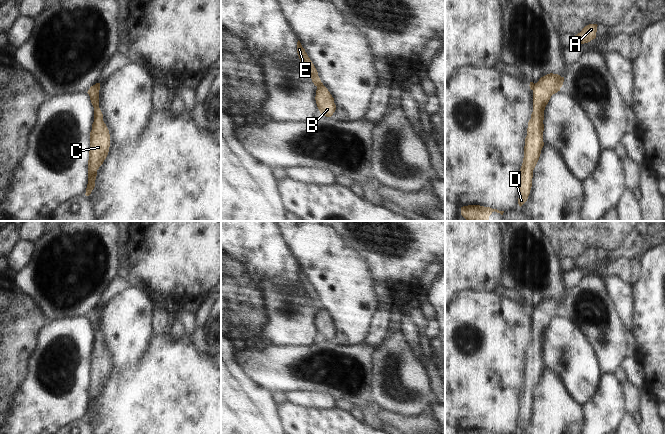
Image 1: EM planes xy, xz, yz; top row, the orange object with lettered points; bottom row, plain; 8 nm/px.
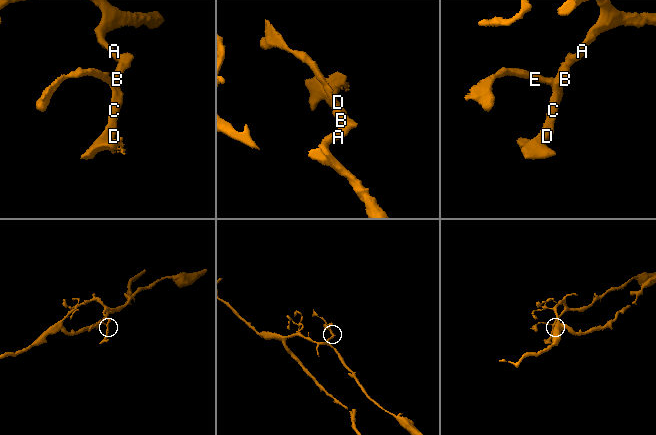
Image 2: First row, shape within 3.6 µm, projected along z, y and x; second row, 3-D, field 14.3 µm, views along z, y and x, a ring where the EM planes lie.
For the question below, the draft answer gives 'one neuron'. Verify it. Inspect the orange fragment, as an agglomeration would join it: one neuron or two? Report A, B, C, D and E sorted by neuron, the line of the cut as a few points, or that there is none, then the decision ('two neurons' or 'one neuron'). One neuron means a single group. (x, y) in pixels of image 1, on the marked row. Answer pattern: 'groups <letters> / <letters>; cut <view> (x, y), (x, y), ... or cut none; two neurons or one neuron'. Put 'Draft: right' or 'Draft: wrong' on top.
Draft: wrong
groups A B C D / E; cut xz (322, 84), (317, 87); two neurons

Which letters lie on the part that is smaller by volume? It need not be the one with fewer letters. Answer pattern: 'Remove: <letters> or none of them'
Remove: E

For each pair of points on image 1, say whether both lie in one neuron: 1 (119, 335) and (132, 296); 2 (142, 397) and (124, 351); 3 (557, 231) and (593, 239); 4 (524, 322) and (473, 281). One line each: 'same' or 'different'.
1: same
2: different
3: same
4: different

